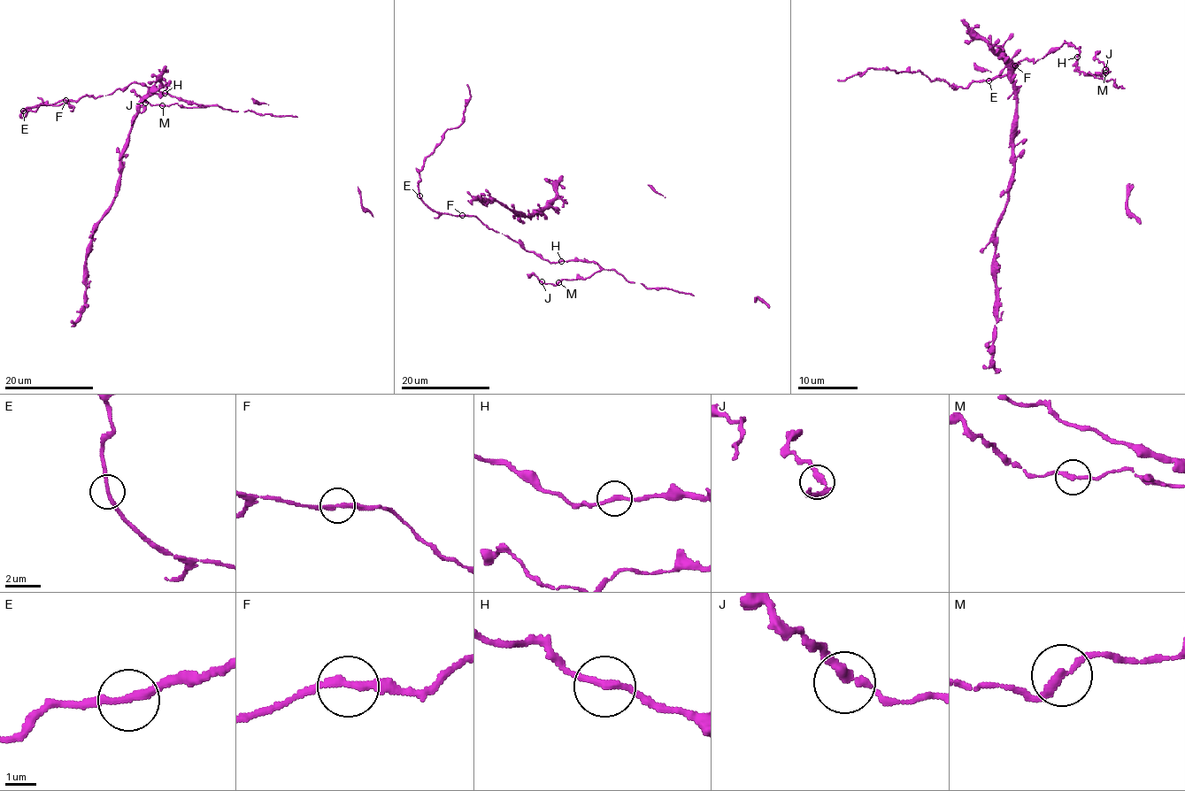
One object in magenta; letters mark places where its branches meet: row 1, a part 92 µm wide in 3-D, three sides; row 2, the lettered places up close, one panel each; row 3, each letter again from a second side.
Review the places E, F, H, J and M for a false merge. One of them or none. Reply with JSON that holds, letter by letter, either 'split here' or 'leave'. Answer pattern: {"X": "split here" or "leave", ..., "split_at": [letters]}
{"E": "leave", "F": "leave", "H": "leave", "J": "leave", "M": "leave", "split_at": []}

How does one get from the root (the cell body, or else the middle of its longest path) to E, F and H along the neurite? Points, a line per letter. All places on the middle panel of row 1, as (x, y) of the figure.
E: (534, 254), (502, 233), (487, 227), (473, 215), (451, 215), (433, 211), (419, 195)
F: (534, 254), (502, 233), (487, 227), (475, 217), (462, 215)
H: (534, 254), (550, 262), (561, 261)

